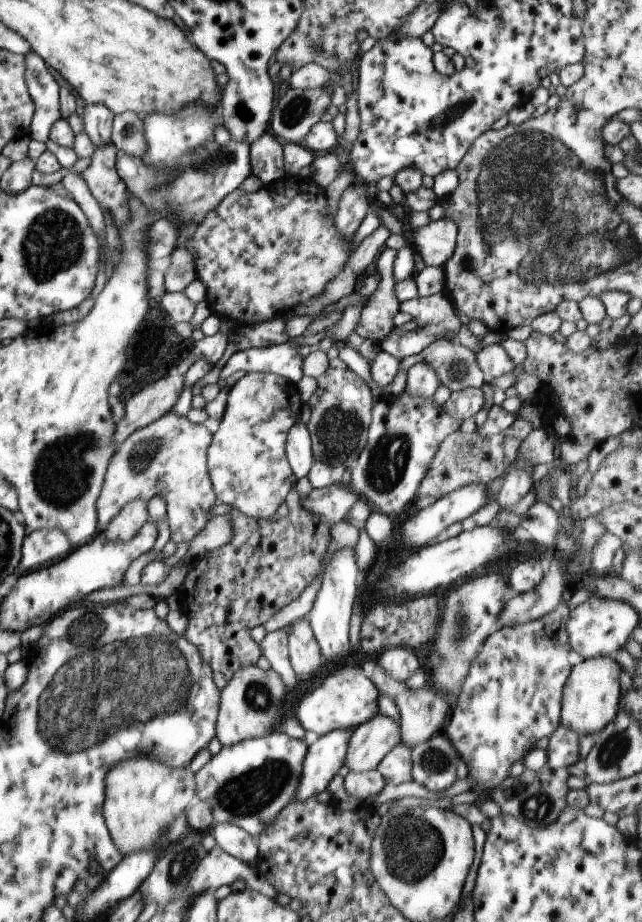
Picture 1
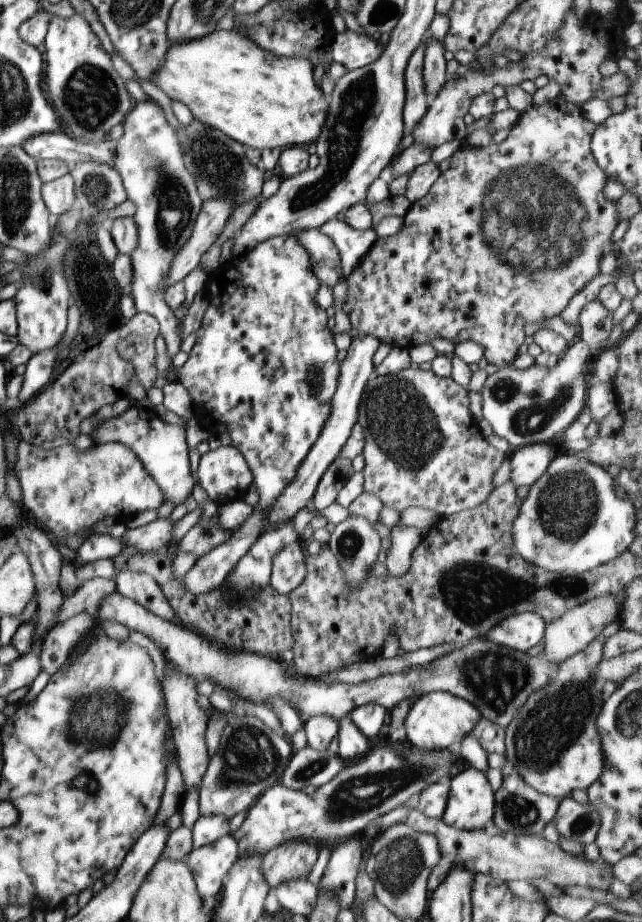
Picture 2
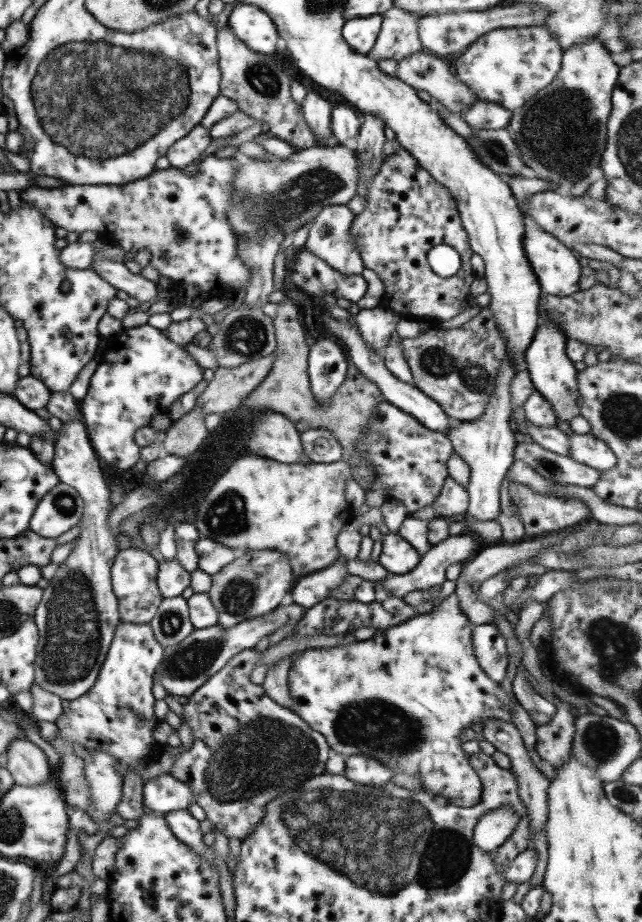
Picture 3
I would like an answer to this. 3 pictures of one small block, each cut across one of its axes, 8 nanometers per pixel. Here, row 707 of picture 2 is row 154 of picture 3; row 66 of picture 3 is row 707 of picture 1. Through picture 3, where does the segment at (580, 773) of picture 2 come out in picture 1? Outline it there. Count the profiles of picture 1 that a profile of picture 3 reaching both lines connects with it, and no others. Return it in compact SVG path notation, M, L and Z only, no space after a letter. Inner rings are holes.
M610 655L584 659L570 669L562 689L562 704L558 724L575 730L580 736L599 733L615 718L619 706L621 668Z

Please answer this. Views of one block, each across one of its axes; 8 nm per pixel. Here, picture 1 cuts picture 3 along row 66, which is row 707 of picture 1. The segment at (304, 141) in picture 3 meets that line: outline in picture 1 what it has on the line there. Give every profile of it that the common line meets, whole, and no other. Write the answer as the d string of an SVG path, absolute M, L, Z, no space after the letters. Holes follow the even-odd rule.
M245 666L233 672L227 684L221 689L218 712L215 722L215 738L223 746L238 744L265 734L265 730L273 725L281 710L275 710L284 694L281 675L273 668L263 671L257 666Z

